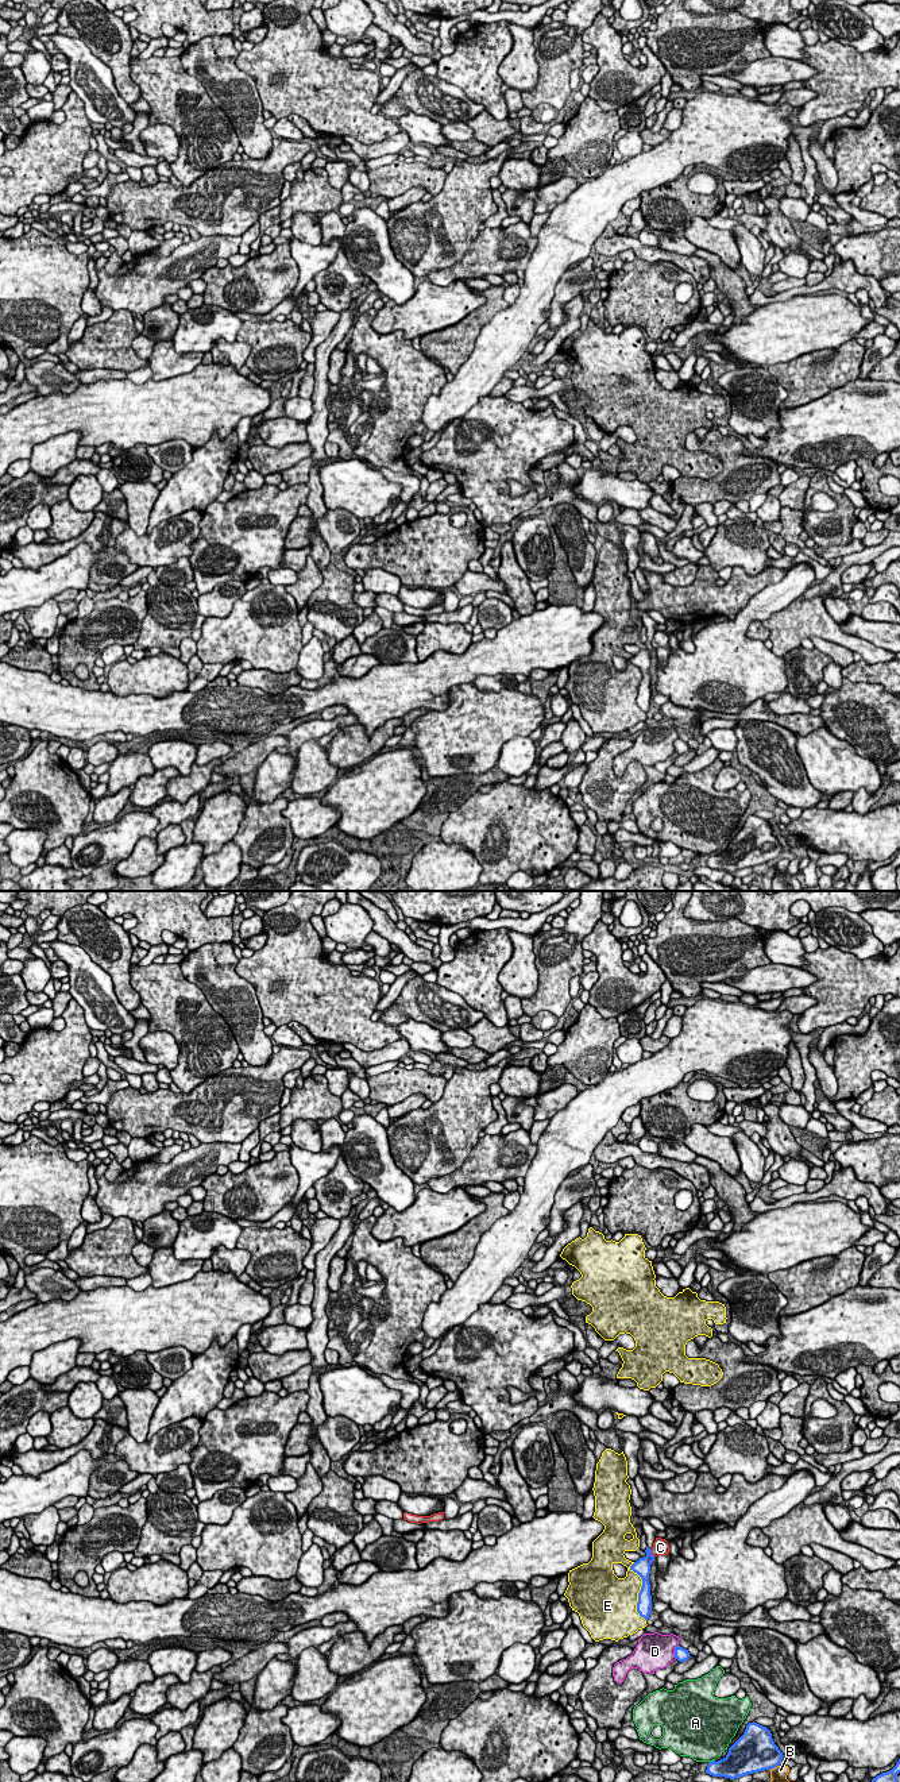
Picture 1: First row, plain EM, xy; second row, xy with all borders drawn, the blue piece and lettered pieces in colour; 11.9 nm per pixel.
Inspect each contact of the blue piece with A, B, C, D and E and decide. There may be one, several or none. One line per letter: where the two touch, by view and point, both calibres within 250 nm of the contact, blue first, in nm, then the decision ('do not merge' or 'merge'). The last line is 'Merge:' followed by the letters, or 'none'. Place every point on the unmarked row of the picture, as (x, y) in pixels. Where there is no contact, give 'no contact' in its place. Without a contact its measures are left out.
A: contact xy (713, 853); calibres 300 and 480 nm; do not merge
B: contact xy (773, 860); calibres 420 and 220 nm; do not merge
C: contact xy (651, 645); calibres 190 and 190 nm; do not merge
D: contact xy (675, 744); calibres 160 and 440 nm; do not merge
E: contact xy (640, 685); calibres 190 and 440 nm; do not merge
Merge: none

